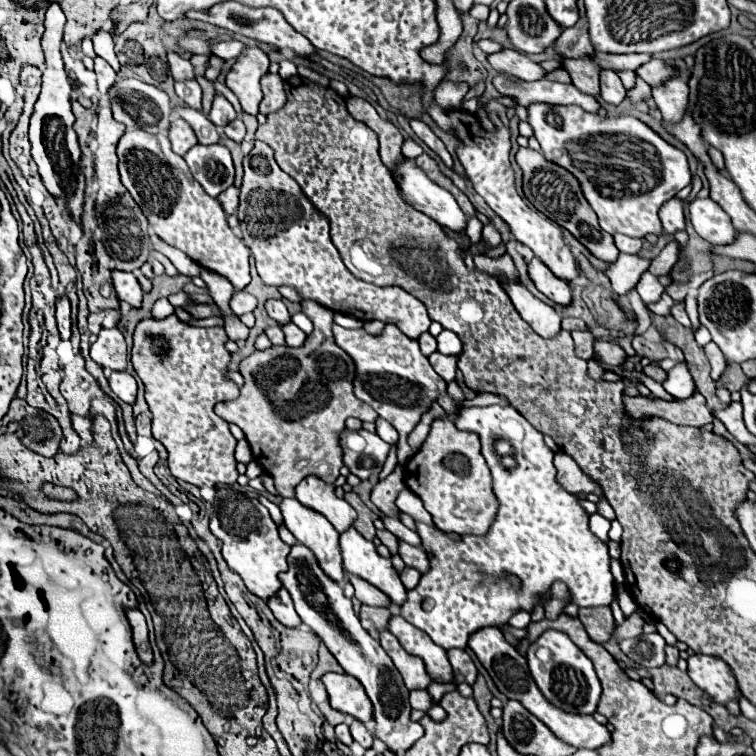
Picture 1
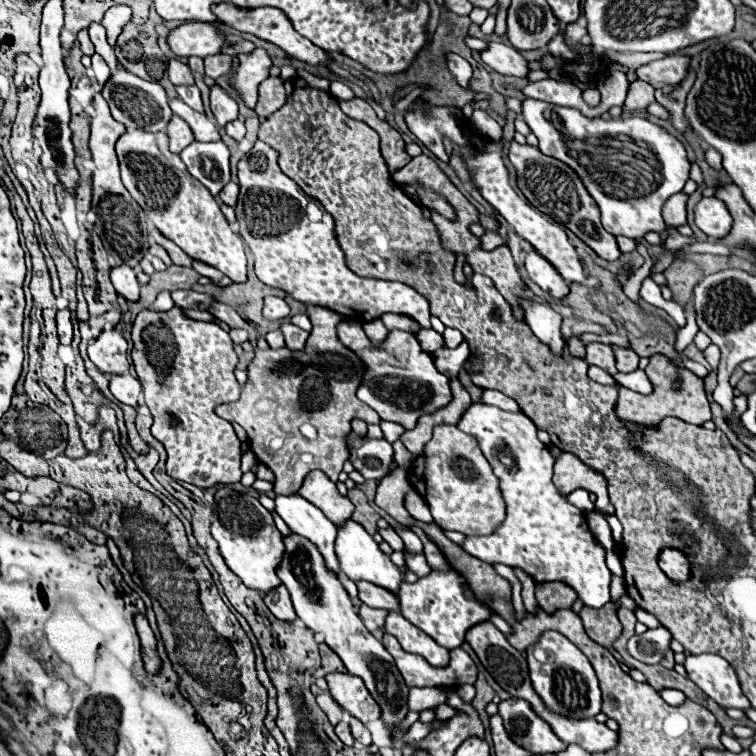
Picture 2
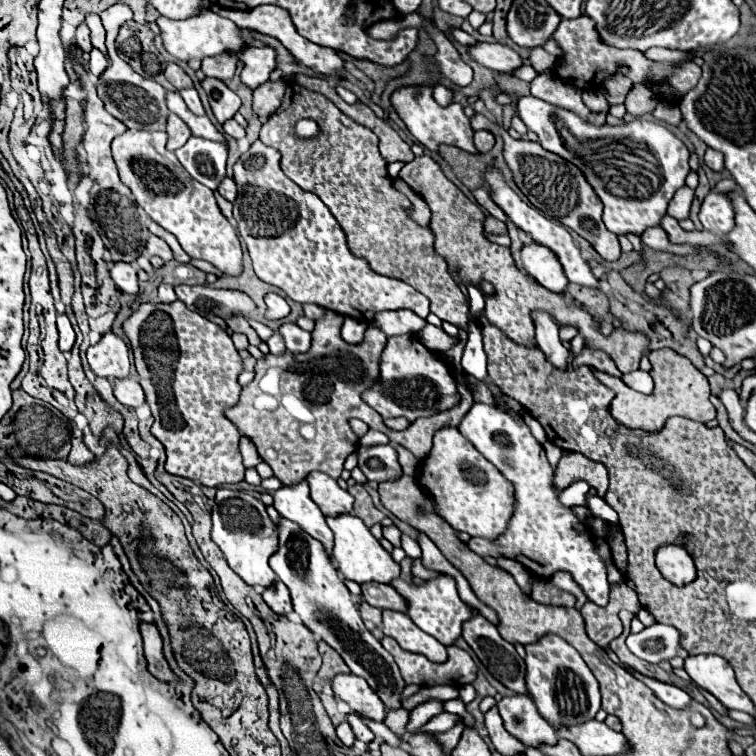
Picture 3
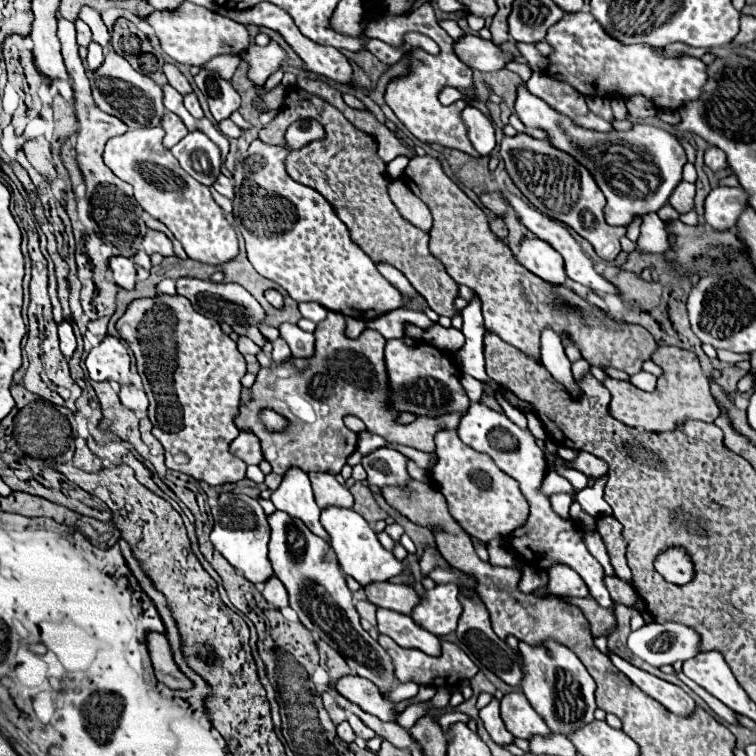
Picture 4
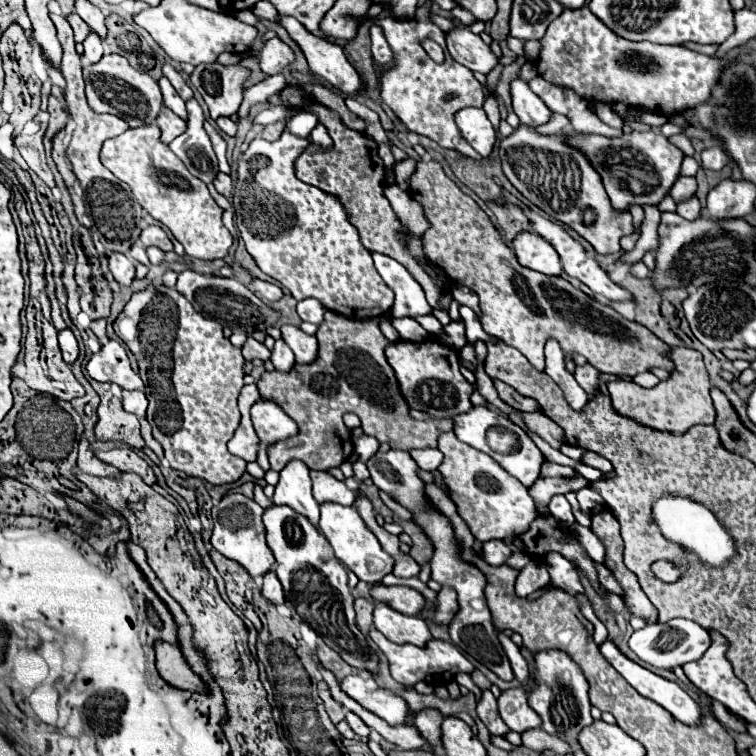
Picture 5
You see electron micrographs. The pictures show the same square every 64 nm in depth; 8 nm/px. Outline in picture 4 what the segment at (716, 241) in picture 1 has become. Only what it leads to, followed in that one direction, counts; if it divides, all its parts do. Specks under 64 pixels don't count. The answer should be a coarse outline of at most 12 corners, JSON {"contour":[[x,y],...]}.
{"contour":[[714,188],[704,202],[706,224],[734,228],[748,194]]}

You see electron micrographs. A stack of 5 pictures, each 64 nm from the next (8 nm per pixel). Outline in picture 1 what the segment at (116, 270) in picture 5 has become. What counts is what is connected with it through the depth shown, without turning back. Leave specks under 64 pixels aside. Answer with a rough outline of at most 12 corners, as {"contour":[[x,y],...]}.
{"contour":[[112,272],[120,300],[142,306],[142,288],[132,272]]}

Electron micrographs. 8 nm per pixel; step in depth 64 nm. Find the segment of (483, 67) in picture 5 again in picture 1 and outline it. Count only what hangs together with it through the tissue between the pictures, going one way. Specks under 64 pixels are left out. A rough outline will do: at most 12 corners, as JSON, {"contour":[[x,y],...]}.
{"contour":[[504,48],[488,62],[520,80],[542,80],[546,70],[518,50]]}

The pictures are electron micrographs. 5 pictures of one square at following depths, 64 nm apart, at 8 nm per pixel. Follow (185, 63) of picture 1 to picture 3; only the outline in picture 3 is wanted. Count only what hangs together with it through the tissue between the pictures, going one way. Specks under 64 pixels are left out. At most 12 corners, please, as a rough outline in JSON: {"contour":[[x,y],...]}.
{"contour":[[178,64],[166,66],[164,76],[176,90],[190,88],[190,78]]}

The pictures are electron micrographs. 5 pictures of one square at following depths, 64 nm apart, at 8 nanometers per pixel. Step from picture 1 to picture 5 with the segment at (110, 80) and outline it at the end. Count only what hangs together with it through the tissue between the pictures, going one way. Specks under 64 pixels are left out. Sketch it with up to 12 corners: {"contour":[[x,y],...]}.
{"contour":[[94,32],[84,40],[84,58],[96,64],[104,54],[104,42]]}

